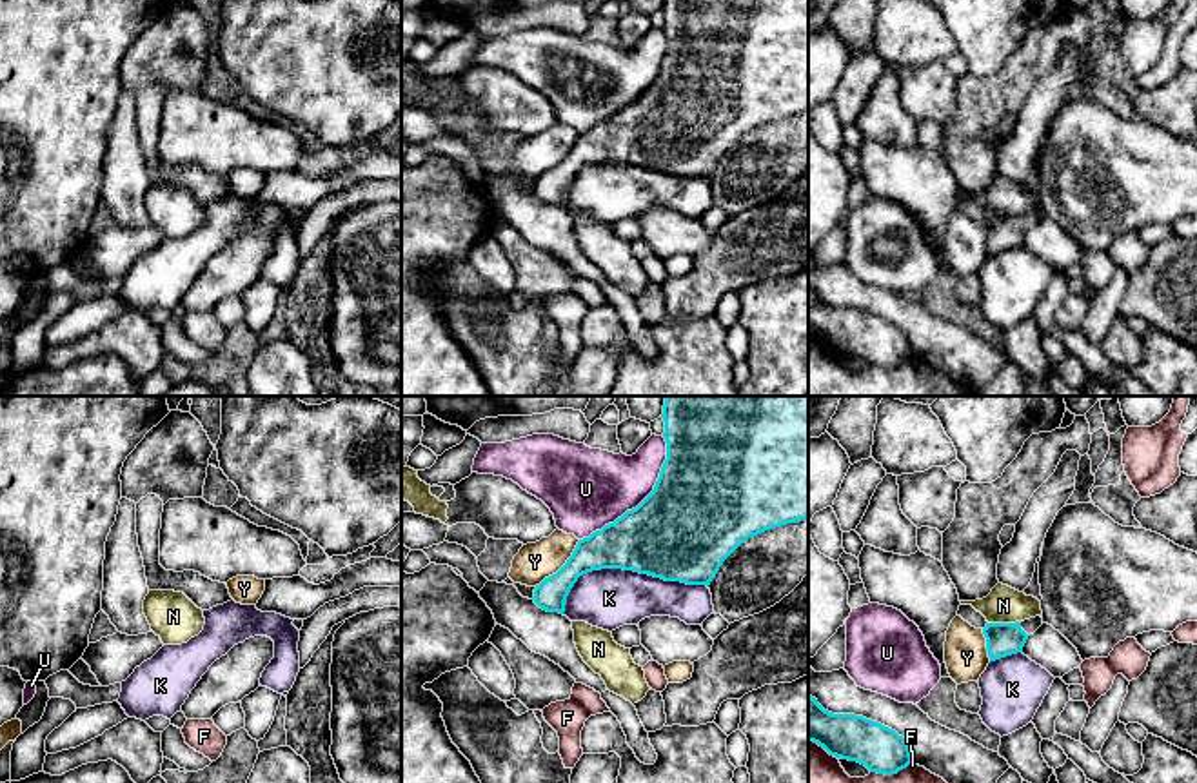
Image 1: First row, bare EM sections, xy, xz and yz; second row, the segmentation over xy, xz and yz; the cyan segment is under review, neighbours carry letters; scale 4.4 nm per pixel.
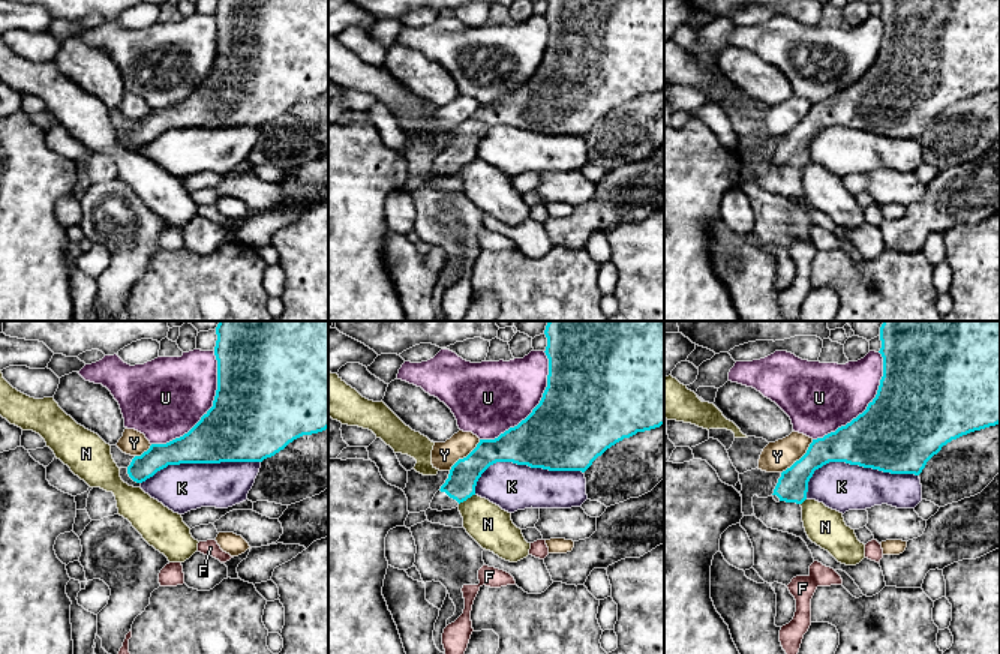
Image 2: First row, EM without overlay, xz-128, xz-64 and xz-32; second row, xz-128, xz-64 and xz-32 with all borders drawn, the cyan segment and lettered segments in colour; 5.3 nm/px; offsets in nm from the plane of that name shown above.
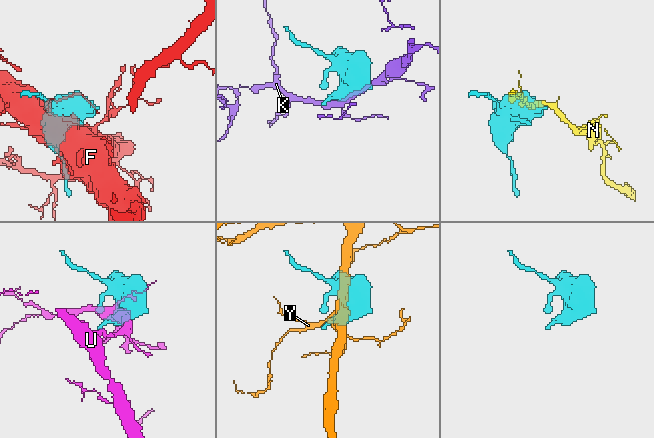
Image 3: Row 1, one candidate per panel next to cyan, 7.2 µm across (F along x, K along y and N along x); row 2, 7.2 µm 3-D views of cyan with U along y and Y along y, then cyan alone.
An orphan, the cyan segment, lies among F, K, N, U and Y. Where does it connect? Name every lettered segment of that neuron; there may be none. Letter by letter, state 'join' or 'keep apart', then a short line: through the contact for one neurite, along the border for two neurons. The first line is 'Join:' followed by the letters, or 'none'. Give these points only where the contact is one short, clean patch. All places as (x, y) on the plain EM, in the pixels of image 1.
Join: none
F: keep apart
K: keep apart
N: keep apart; line yz (1018, 213), (989, 217)
U: keep apart
Y: keep apart

